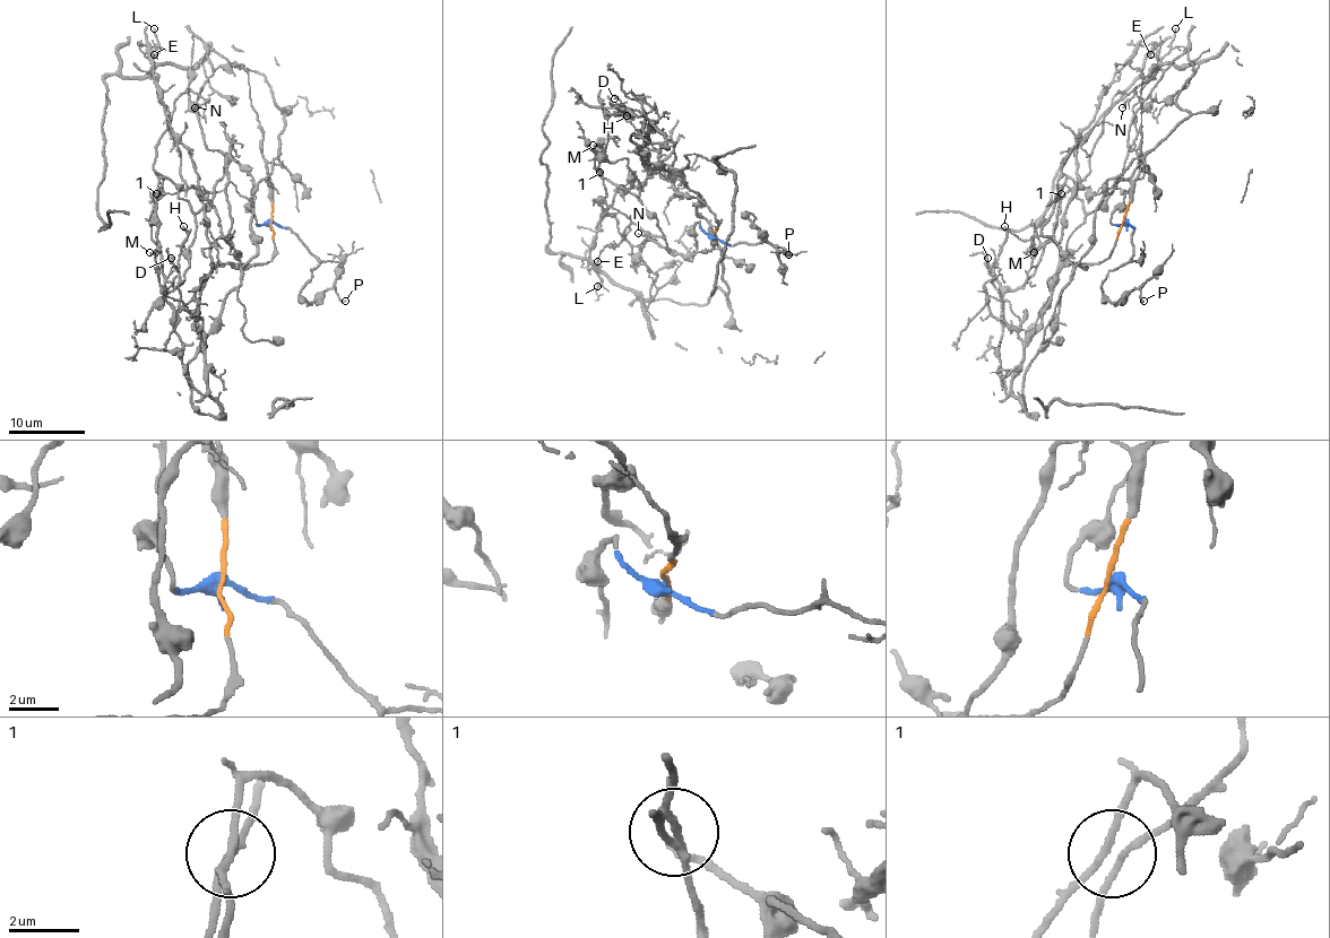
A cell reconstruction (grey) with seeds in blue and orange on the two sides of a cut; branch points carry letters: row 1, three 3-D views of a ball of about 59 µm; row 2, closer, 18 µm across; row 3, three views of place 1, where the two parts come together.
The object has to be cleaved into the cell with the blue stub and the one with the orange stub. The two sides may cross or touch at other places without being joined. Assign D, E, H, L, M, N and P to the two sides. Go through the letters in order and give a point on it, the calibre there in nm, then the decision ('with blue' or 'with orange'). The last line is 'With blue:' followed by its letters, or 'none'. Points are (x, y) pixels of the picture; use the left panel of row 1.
D: at (171, 258); 180 nm thick; with orange
E: at (154, 54); 110 nm thick; with blue
H: at (183, 226); 150 nm thick; with orange
L: at (154, 28); 150 nm thick; with blue
M: at (149, 252); 190 nm thick; with blue
N: at (195, 107); 90 nm thick; with orange
P: at (345, 301); 110 nm thick; with blue
With blue: E, L, M, P

